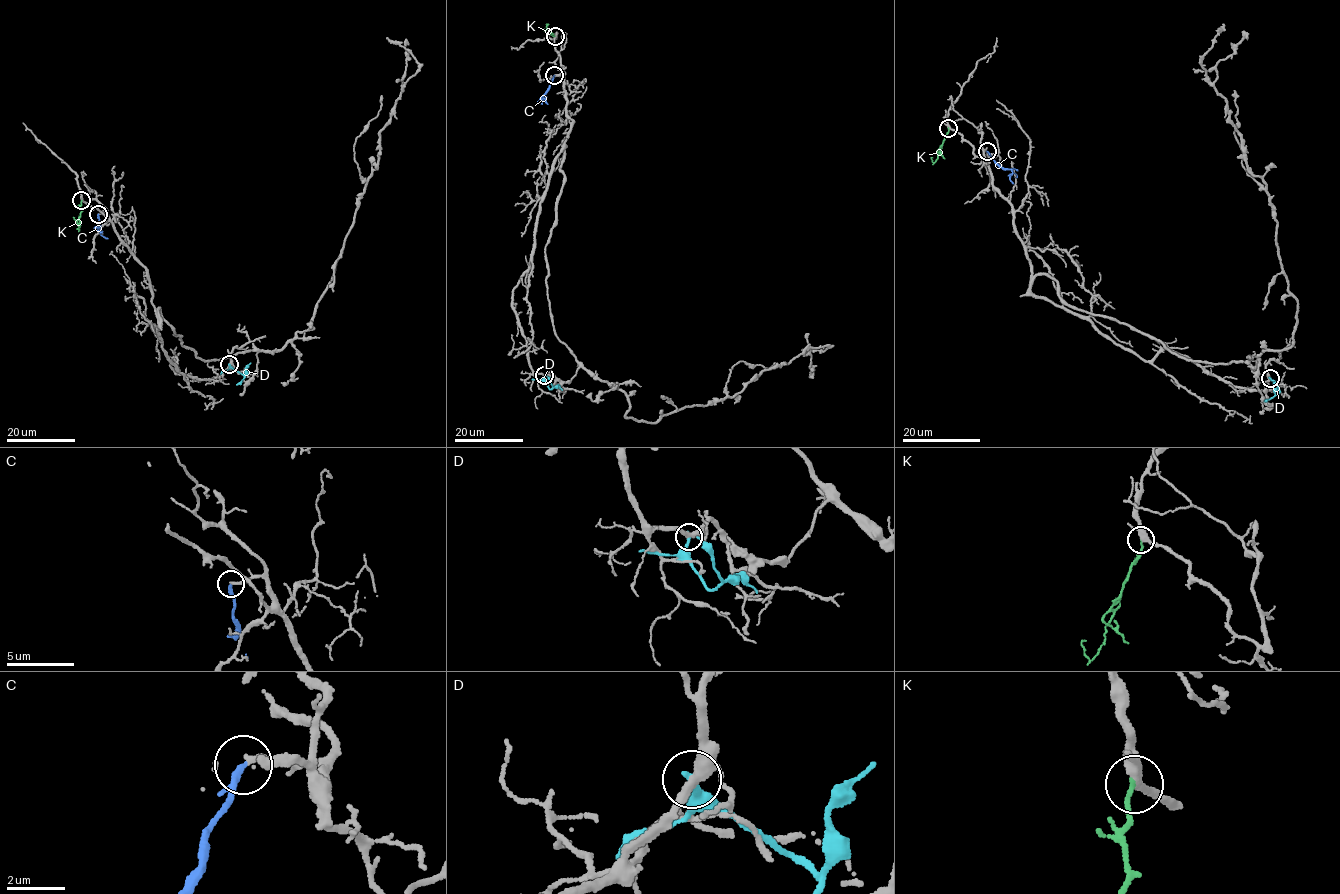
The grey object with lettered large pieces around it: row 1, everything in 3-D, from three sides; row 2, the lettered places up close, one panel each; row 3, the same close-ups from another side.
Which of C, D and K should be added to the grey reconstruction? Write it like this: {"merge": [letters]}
{"merge": ["C", "K"]}

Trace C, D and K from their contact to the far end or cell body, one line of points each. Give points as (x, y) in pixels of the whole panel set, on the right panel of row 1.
C: (987, 151), (999, 165), (1011, 170), (1010, 179), (1013, 183)
D: (1270, 378), (1280, 392), (1277, 394), (1274, 385), (1278, 380)
K: (948, 128), (933, 163), (932, 157)

